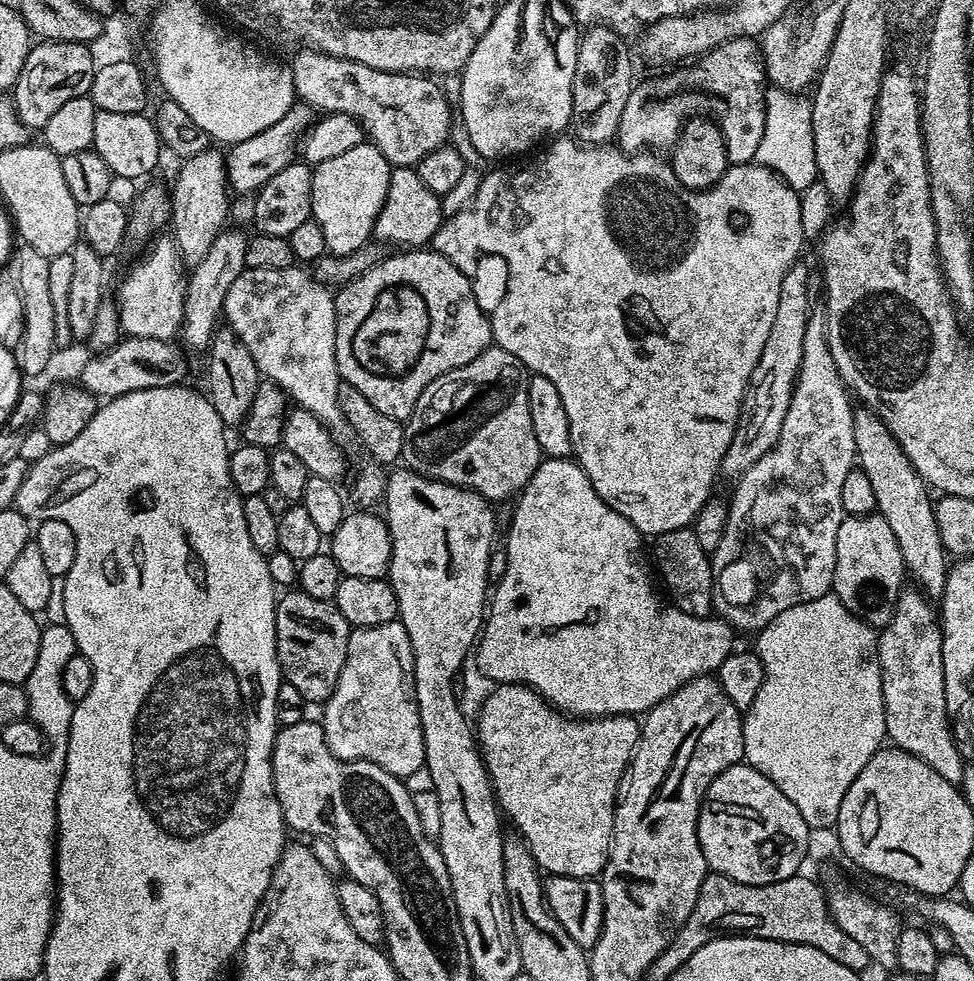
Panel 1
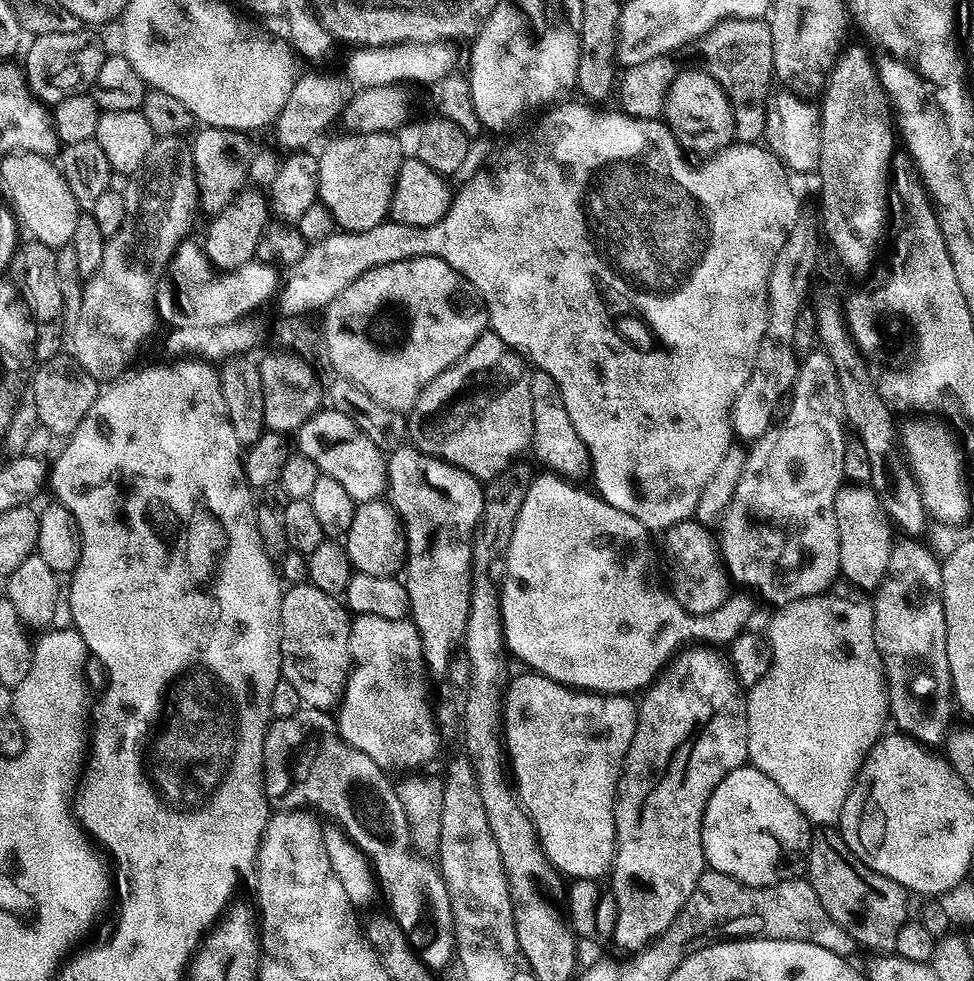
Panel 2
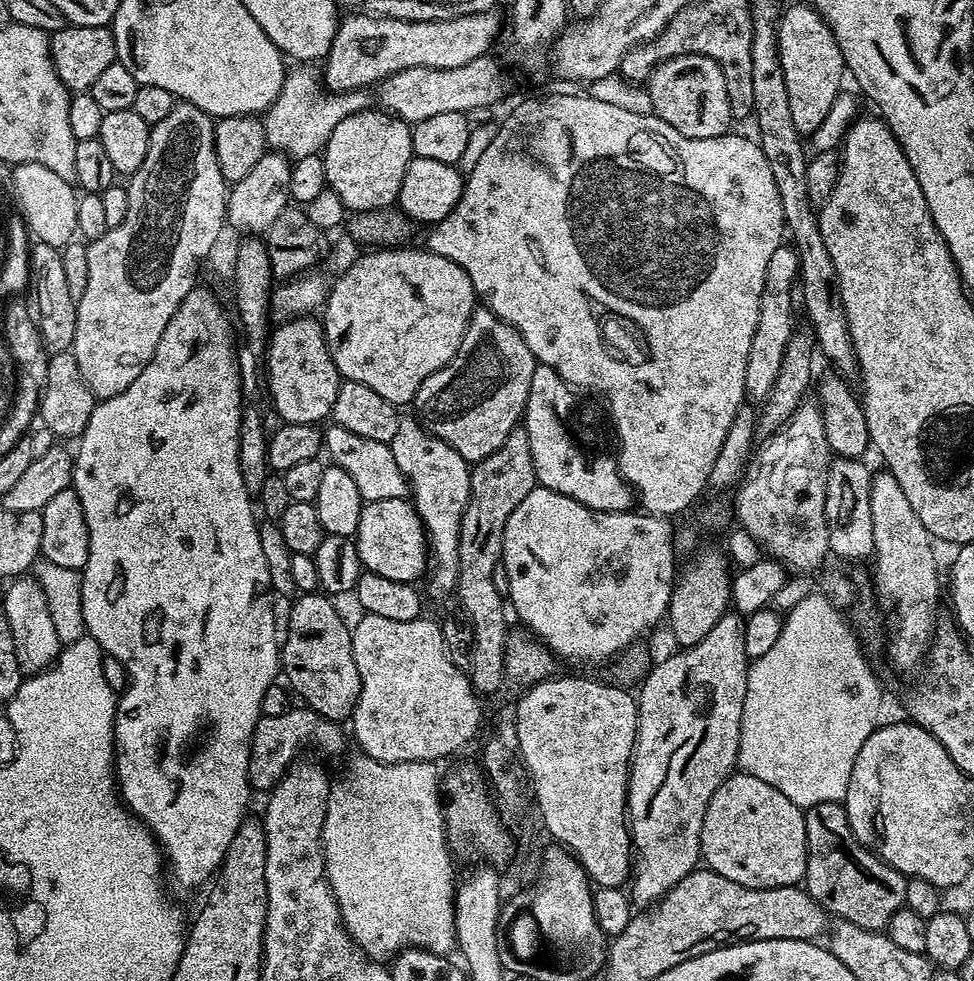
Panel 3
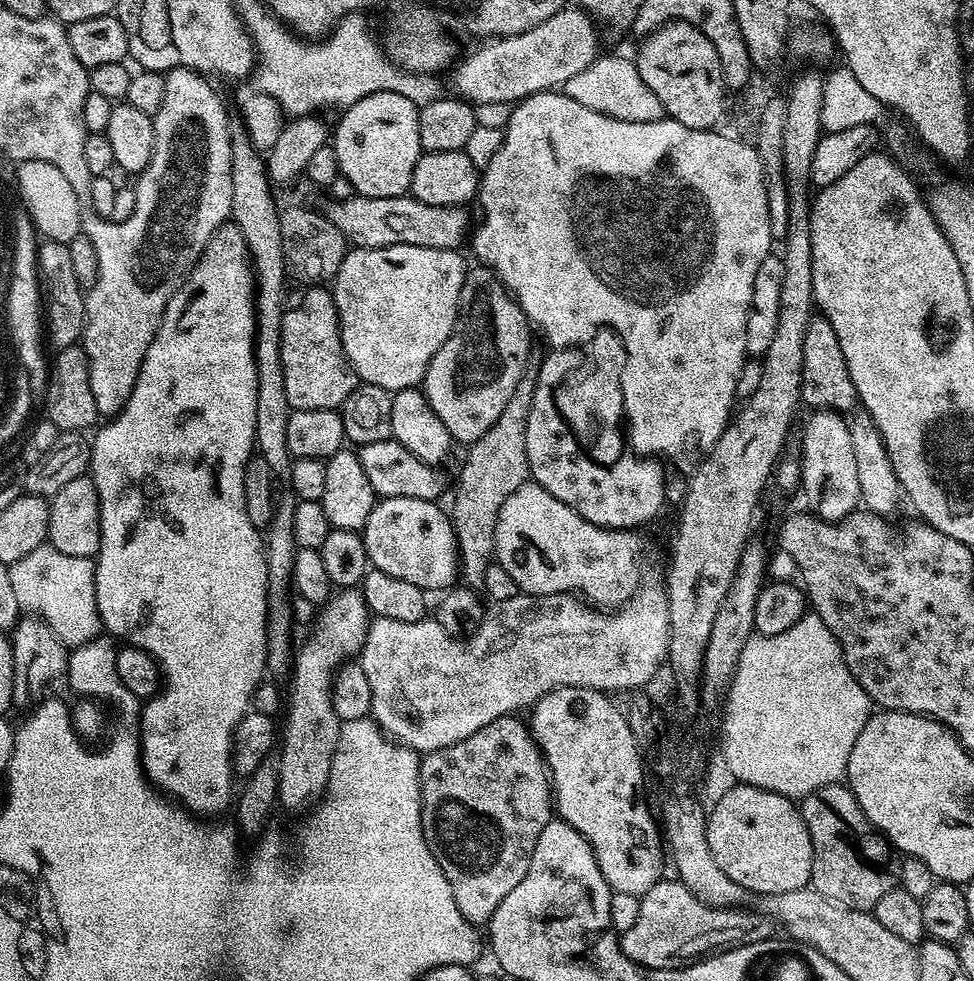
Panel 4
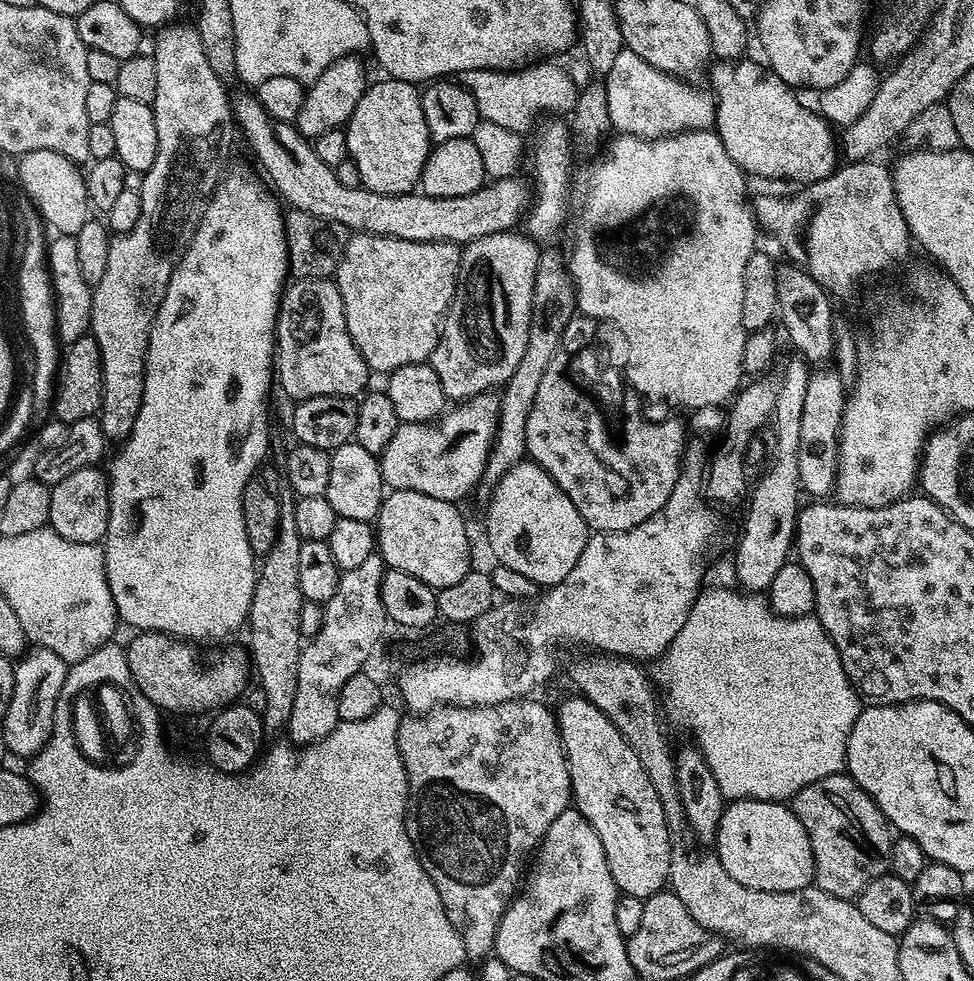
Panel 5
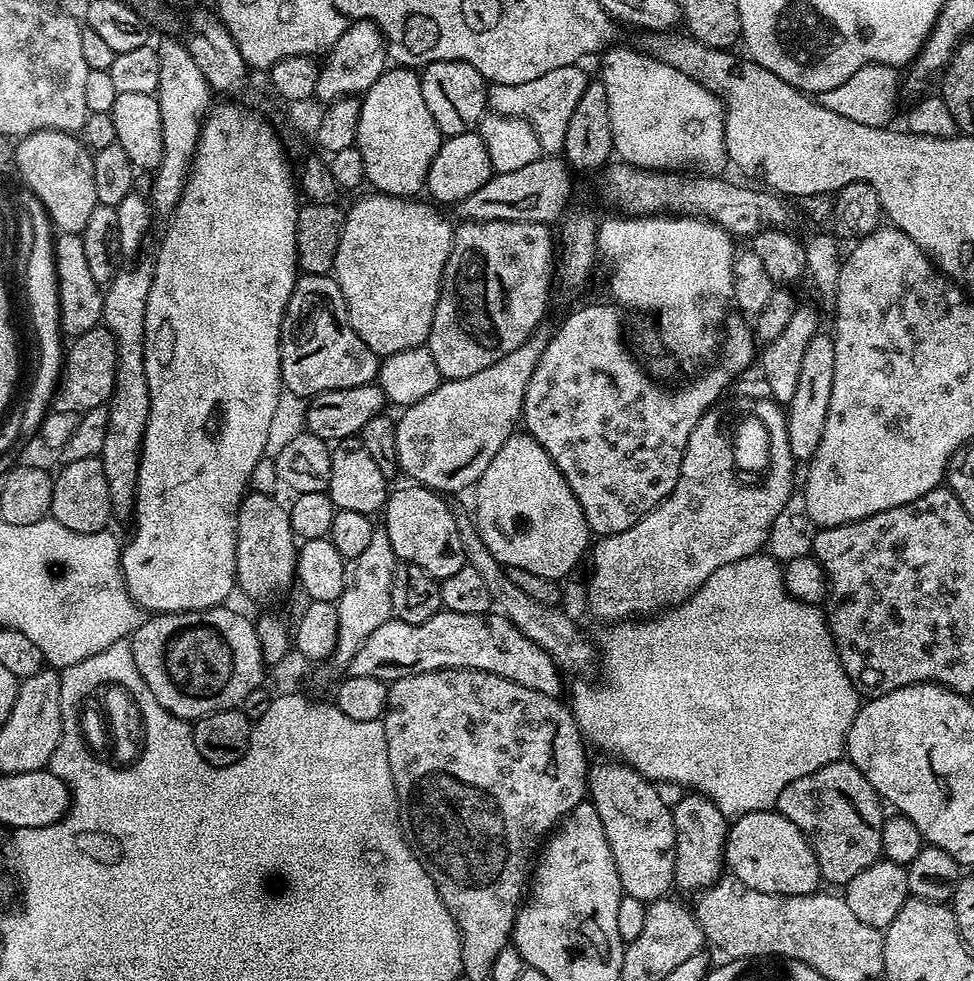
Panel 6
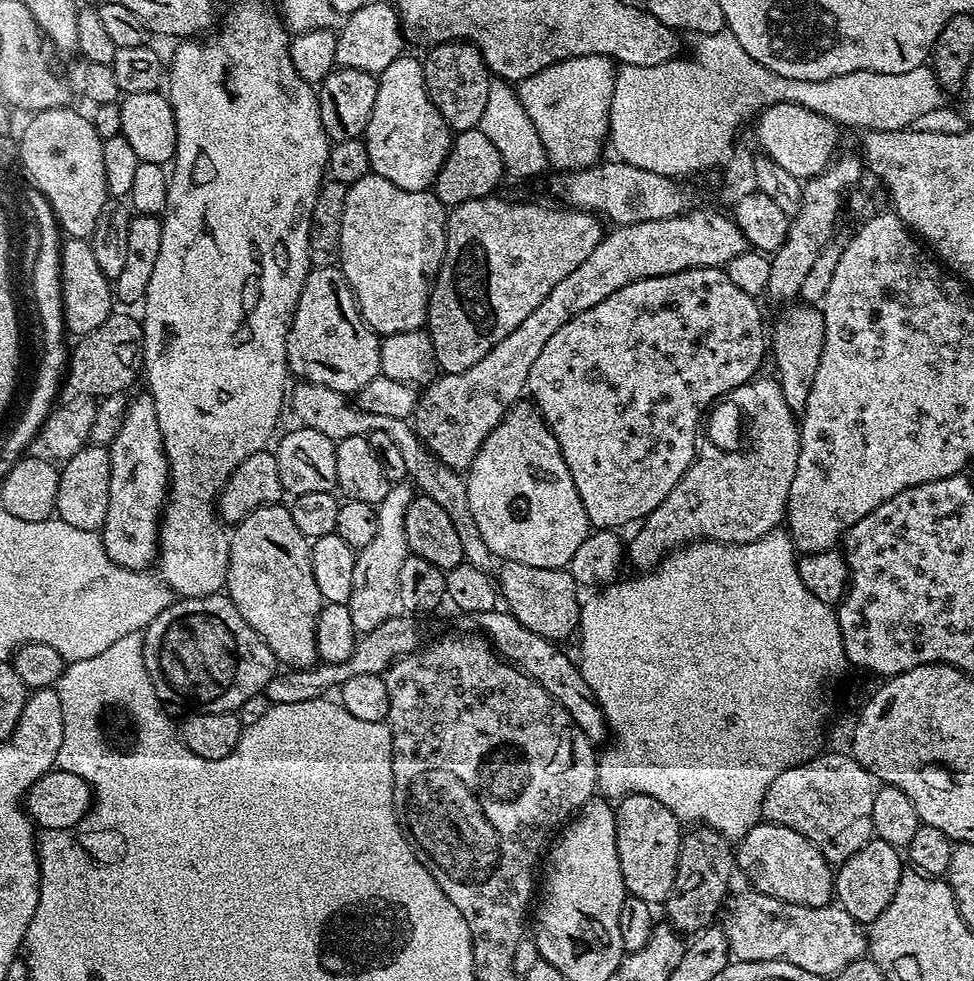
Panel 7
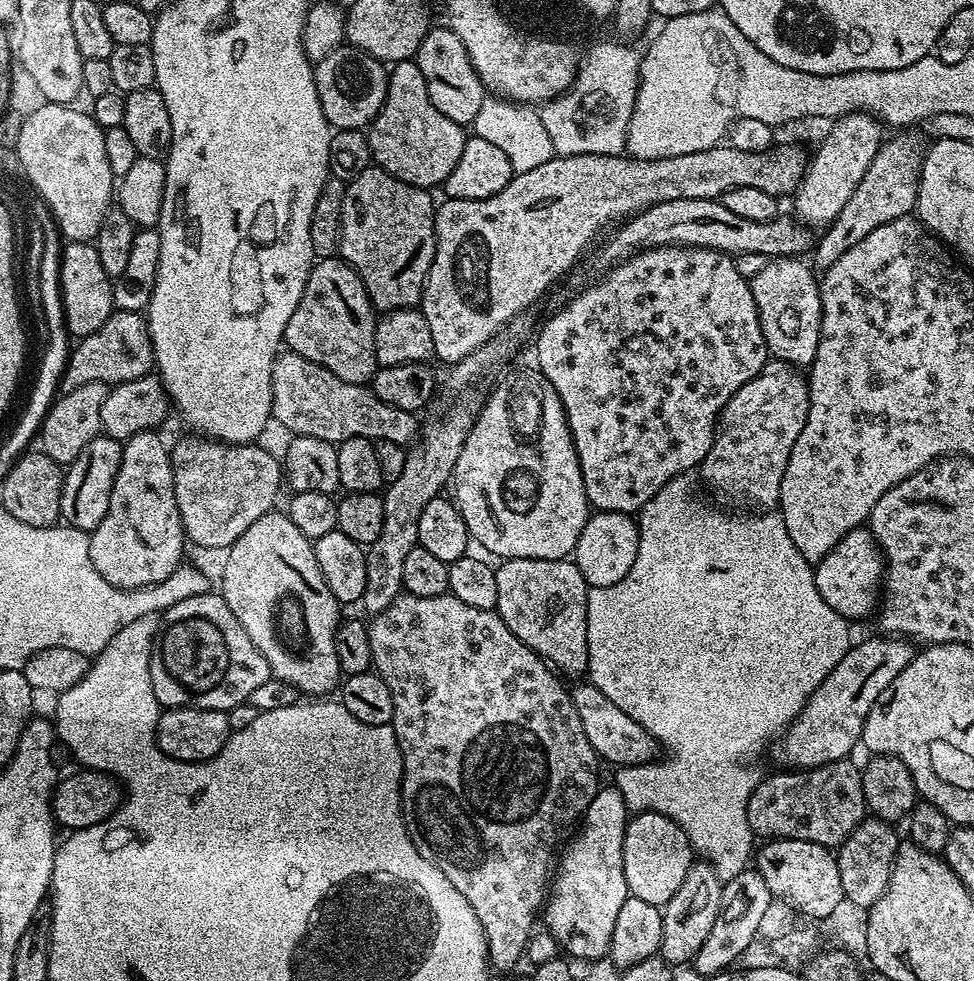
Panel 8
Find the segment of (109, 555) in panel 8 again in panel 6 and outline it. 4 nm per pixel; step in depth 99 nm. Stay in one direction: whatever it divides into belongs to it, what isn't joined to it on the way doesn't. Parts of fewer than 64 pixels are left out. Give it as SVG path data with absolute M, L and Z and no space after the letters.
M136 264L117 271L104 292L103 327L116 339L116 381L112 399L107 405L108 425L106 442L102 442L100 461L106 470L106 486L110 486L110 502L117 517L133 515L136 506L136 483L140 465L140 447L150 418L150 386L146 382L144 357L144 327L146 326L146 298L152 285L153 265Z

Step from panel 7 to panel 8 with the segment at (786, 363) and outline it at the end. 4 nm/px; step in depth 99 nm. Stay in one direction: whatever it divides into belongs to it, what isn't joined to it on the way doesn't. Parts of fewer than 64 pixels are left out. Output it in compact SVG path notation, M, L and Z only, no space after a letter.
M778 256L769 259L758 274L750 277L754 306L762 326L764 341L769 357L781 360L801 370L814 362L820 345L820 327L822 326L822 302L818 276L811 267L792 256Z

